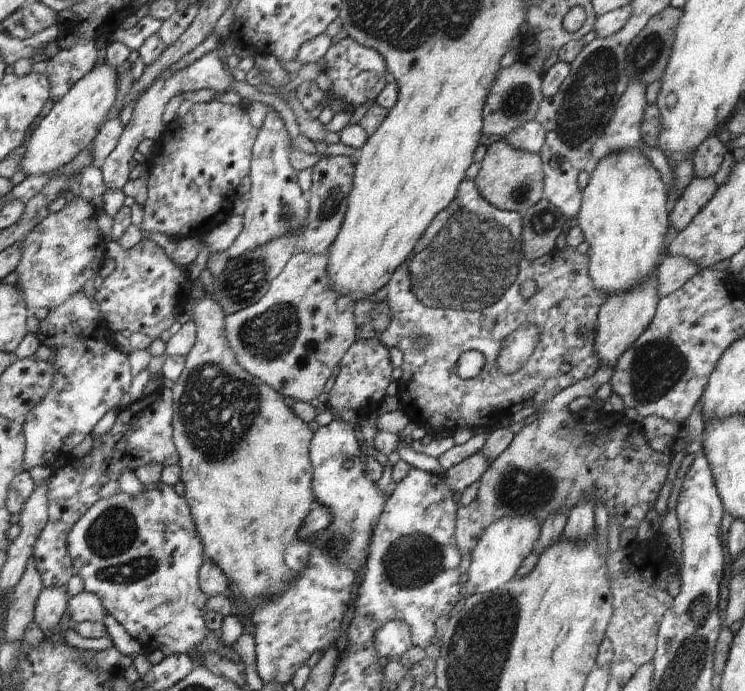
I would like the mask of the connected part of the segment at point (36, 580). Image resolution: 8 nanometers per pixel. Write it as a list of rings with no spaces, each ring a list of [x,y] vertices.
[[[31,560],[21,584],[9,596],[11,604],[5,612],[5,638],[7,638],[7,642],[23,642],[23,636],[25,636],[29,624],[35,622],[37,604],[39,604],[43,590],[45,590],[43,576],[37,570],[37,564]]]

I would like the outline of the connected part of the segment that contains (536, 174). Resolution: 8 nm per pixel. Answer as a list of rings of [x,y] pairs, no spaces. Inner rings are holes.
[[[505,140],[493,142],[487,146],[485,158],[481,168],[473,180],[479,196],[483,196],[489,204],[505,212],[525,214],[531,206],[543,200],[543,172],[541,172],[541,158],[539,154],[529,154],[509,146]]]

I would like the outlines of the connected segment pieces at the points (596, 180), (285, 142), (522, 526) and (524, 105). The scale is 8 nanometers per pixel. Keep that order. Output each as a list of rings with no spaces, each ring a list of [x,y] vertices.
[[[637,148],[619,150],[615,154],[603,156],[589,168],[589,182],[581,190],[581,206],[577,214],[577,224],[583,232],[583,250],[589,258],[589,278],[597,290],[603,290],[607,296],[615,292],[625,292],[643,284],[649,274],[655,272],[659,264],[659,254],[663,246],[663,236],[669,226],[667,214],[667,190],[657,168],[645,158]]]
[[[269,106],[263,120],[261,136],[257,138],[253,152],[253,172],[251,172],[251,200],[247,202],[245,212],[245,230],[237,236],[233,246],[227,250],[227,258],[245,256],[271,240],[281,240],[285,236],[303,236],[309,226],[311,202],[305,200],[303,188],[299,184],[299,172],[289,162],[291,156],[291,138],[285,128],[283,118]]]
[[[505,516],[489,524],[471,552],[471,564],[469,564],[467,582],[465,582],[465,588],[467,588],[465,596],[495,592],[511,578],[515,578],[517,568],[533,552],[539,536],[541,536],[541,522],[535,520],[533,516],[517,516],[517,518]]]
[[[521,60],[515,62],[513,66],[499,70],[497,78],[491,84],[489,96],[485,98],[485,108],[483,108],[483,136],[507,136],[513,128],[533,122],[537,116],[537,108],[543,100],[541,94],[541,76],[533,72],[529,64],[523,64]]]

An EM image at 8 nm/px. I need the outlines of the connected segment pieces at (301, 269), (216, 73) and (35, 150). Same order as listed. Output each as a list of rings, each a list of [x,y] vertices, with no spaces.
[[[299,252],[273,282],[269,296],[237,314],[225,316],[225,338],[241,366],[297,402],[311,402],[331,388],[341,360],[357,338],[353,296],[341,294],[329,276],[331,254]]]
[[[217,48],[213,52],[209,52],[207,56],[203,56],[201,60],[193,62],[187,68],[181,68],[177,72],[167,72],[161,78],[157,78],[157,82],[143,94],[143,98],[139,100],[135,112],[133,112],[133,120],[131,124],[125,128],[119,146],[109,154],[107,164],[101,166],[103,176],[105,176],[105,186],[111,190],[123,190],[125,184],[129,182],[129,174],[131,174],[131,160],[135,160],[135,152],[139,148],[139,144],[143,140],[155,140],[155,144],[161,140],[161,136],[165,136],[167,132],[167,124],[171,118],[171,108],[175,106],[175,102],[181,98],[181,94],[185,92],[195,92],[195,90],[203,90],[203,88],[211,88],[215,92],[229,92],[231,90],[231,82],[233,80],[233,70],[225,70],[225,60],[219,58]]]
[[[101,64],[89,76],[85,76],[81,82],[77,82],[69,96],[65,100],[57,102],[53,110],[43,118],[43,122],[35,128],[27,152],[21,160],[21,170],[25,176],[49,176],[51,172],[57,172],[71,164],[73,160],[79,160],[81,152],[85,148],[93,146],[105,124],[111,120],[111,112],[117,106],[119,100],[119,74],[115,72],[115,66]]]

